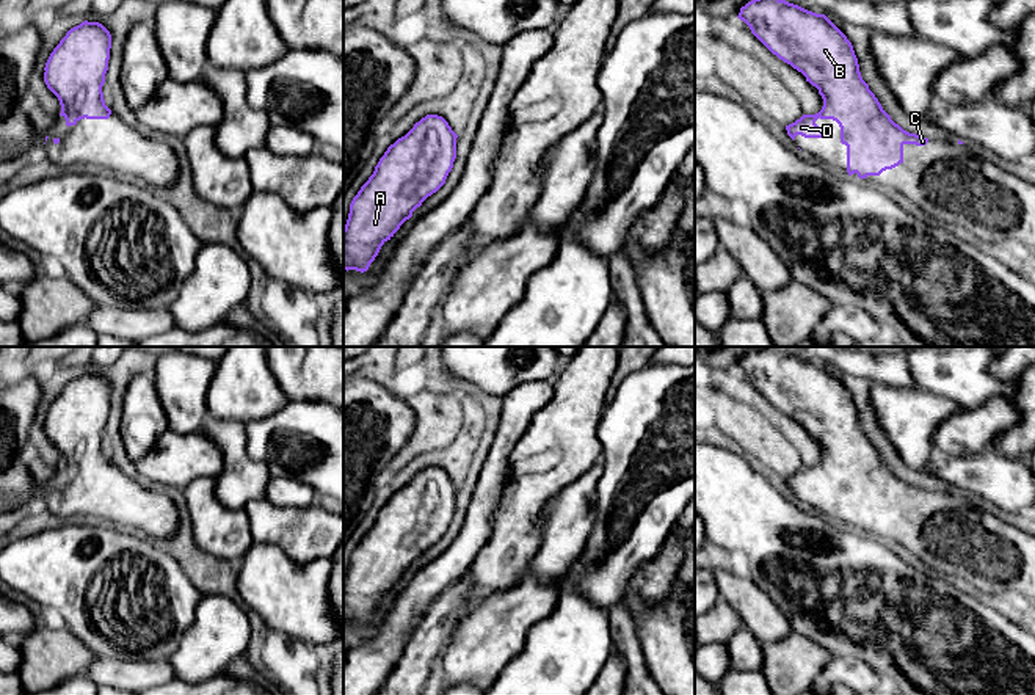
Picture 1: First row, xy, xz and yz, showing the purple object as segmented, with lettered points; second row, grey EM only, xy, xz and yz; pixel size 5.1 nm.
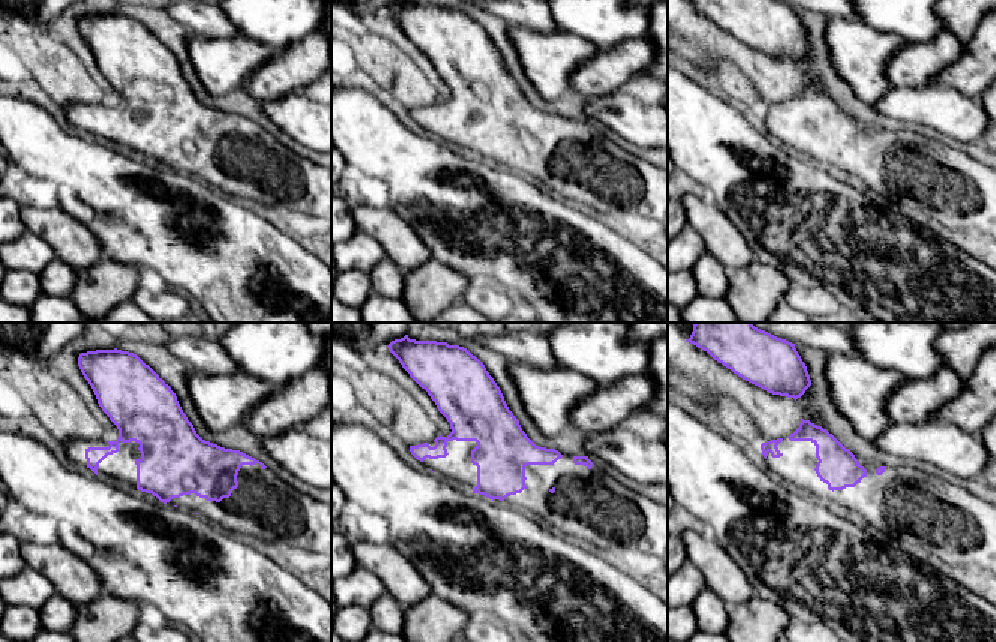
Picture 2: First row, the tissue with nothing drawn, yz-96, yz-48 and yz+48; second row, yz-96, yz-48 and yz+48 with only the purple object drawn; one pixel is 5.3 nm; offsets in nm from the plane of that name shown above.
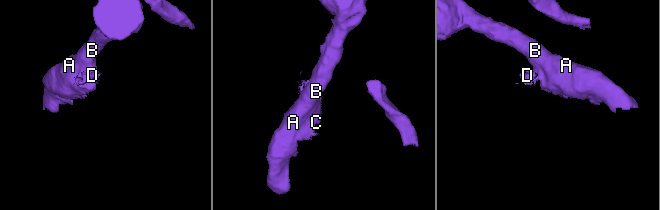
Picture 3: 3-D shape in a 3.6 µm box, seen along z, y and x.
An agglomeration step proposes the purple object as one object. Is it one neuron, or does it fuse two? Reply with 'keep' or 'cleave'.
keep

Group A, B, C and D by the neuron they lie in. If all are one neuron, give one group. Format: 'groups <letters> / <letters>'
groups A B C D

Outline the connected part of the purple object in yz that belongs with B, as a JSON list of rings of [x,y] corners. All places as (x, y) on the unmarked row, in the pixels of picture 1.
[[[761,347],[759,350],[754,350],[742,358],[737,369],[750,378],[751,384],[773,406],[801,424],[806,428],[806,433],[815,438],[823,450],[823,458],[819,464],[803,466],[795,474],[786,477],[787,486],[792,491],[795,491],[797,486],[804,489],[822,489],[823,483],[815,472],[819,469],[836,472],[841,478],[841,494],[847,497],[847,524],[848,527],[856,524],[859,530],[866,530],[867,527],[880,527],[883,522],[892,521],[903,515],[905,496],[925,497],[928,494],[928,489],[903,482],[883,461],[881,455],[861,428],[858,409],[852,394],[825,366],[808,362],[798,356],[779,351],[776,347]]]

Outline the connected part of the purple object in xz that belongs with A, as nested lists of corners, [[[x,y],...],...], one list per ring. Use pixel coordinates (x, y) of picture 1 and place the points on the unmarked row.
[[[427,466],[387,499],[350,555],[343,621],[367,623],[381,598],[445,535],[456,489],[442,468]]]

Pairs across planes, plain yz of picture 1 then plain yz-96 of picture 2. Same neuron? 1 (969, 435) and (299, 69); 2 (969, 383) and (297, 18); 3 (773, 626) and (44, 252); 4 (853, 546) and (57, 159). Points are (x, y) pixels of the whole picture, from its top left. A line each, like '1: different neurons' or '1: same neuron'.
1: same neuron
2: same neuron
3: different neurons
4: same neuron

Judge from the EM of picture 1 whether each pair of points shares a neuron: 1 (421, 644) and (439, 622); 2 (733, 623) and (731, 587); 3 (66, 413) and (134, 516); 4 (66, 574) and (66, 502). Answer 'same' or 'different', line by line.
1: same
2: different
3: same
4: different

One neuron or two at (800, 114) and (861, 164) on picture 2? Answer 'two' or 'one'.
one

